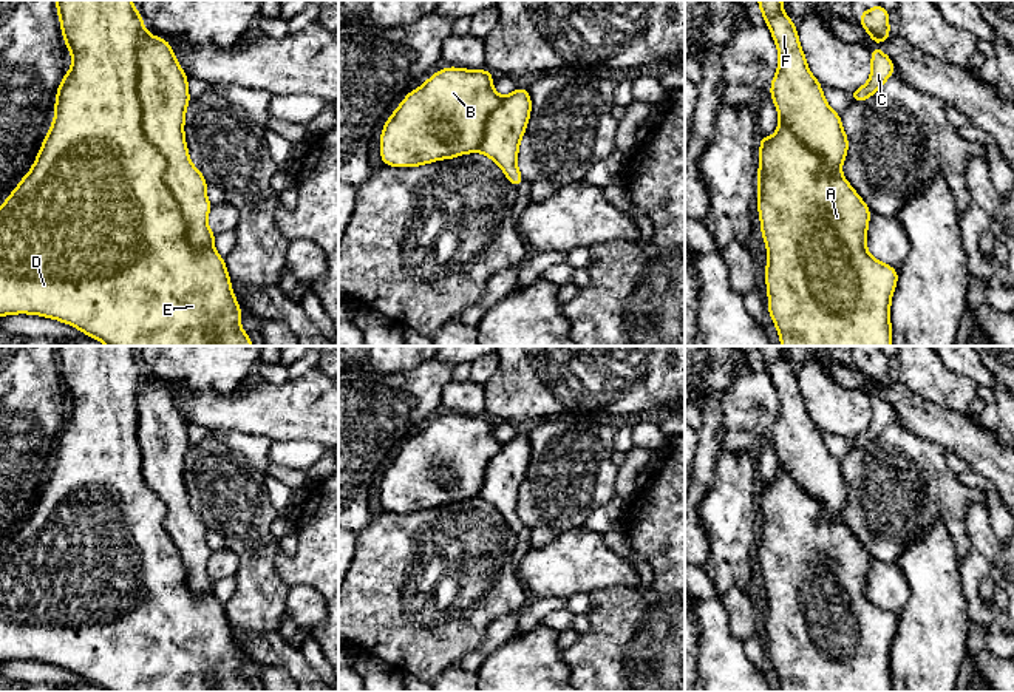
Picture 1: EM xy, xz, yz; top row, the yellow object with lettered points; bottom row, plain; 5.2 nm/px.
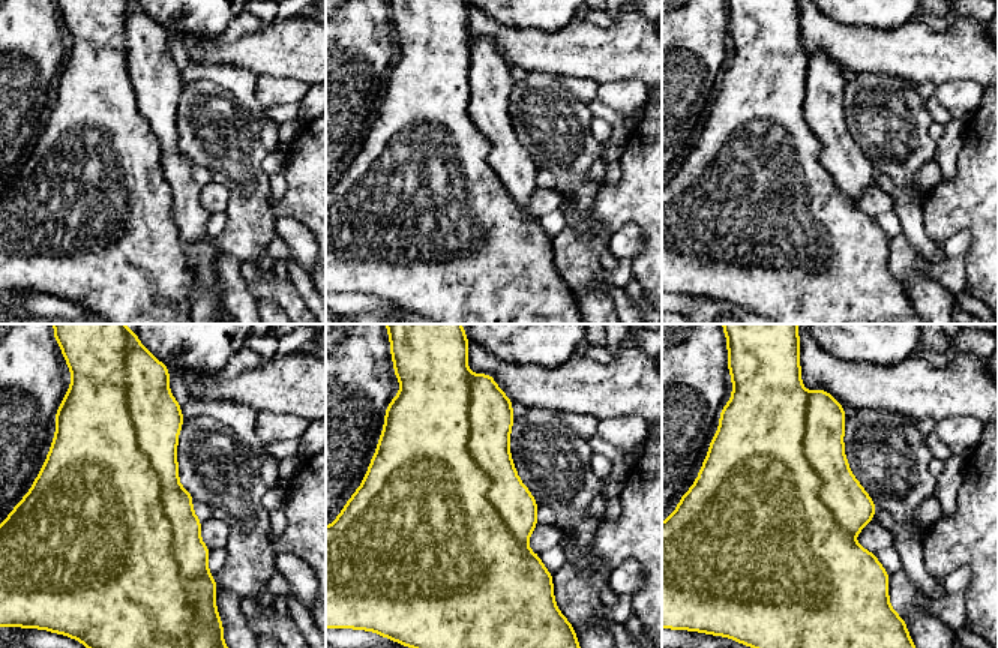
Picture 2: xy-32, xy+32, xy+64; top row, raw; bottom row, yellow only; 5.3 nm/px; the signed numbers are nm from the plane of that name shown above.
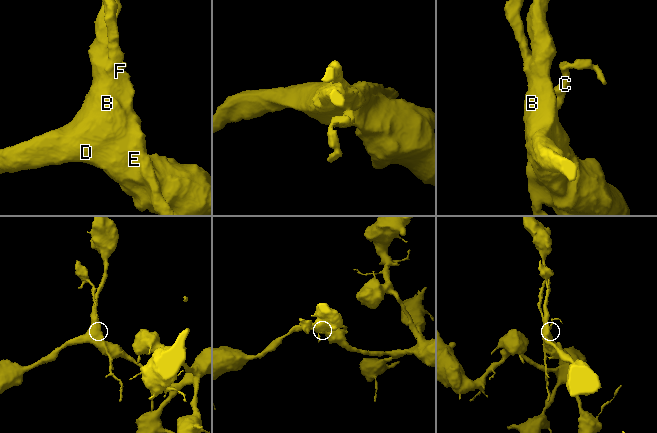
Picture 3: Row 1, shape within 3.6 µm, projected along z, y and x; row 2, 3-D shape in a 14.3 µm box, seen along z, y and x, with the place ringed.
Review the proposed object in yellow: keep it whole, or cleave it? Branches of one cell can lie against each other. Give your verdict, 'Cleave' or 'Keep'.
Cleave

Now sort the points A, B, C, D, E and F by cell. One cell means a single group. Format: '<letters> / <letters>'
A B D E / C F

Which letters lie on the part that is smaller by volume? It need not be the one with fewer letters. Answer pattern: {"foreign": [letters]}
{"foreign": ["C", "F"]}

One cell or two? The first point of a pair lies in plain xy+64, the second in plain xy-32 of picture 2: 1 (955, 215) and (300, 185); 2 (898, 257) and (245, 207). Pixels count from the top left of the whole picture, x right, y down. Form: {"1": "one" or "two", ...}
{"1": "one", "2": "one"}

